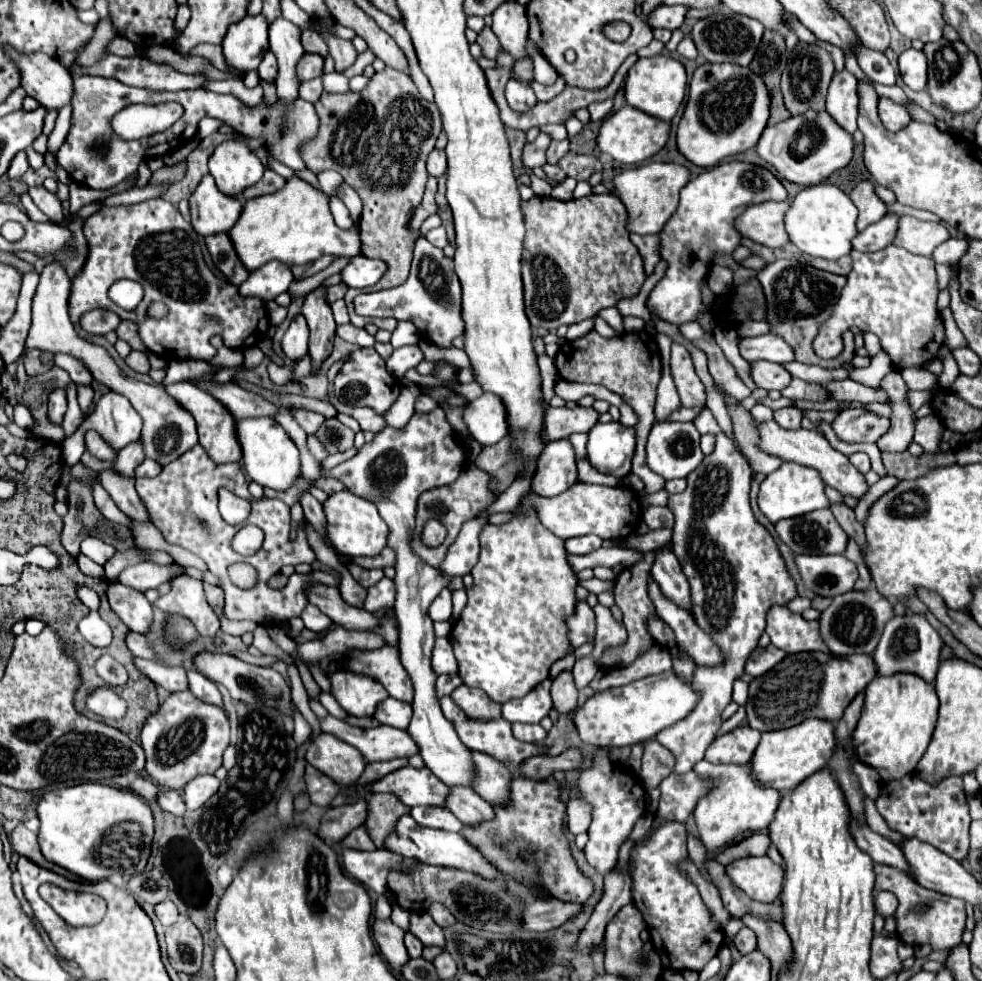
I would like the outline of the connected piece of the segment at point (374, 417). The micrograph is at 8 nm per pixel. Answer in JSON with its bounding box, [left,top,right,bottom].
[327,360,387,434]

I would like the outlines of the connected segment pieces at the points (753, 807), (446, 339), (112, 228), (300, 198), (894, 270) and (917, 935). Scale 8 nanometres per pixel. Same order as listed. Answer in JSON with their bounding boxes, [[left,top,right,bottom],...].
[[693,760,779,850],[355,236,465,346],[68,198,269,362],[229,176,361,272],[813,246,945,370],[875,864,965,950]]

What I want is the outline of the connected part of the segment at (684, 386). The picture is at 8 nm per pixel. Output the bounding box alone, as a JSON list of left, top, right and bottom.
[671,342,705,406]

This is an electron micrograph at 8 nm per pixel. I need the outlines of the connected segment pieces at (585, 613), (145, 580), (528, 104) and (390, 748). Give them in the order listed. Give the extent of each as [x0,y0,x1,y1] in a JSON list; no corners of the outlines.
[[567,602,595,646],[117,562,183,594],[505,79,537,112],[317,716,417,762]]

